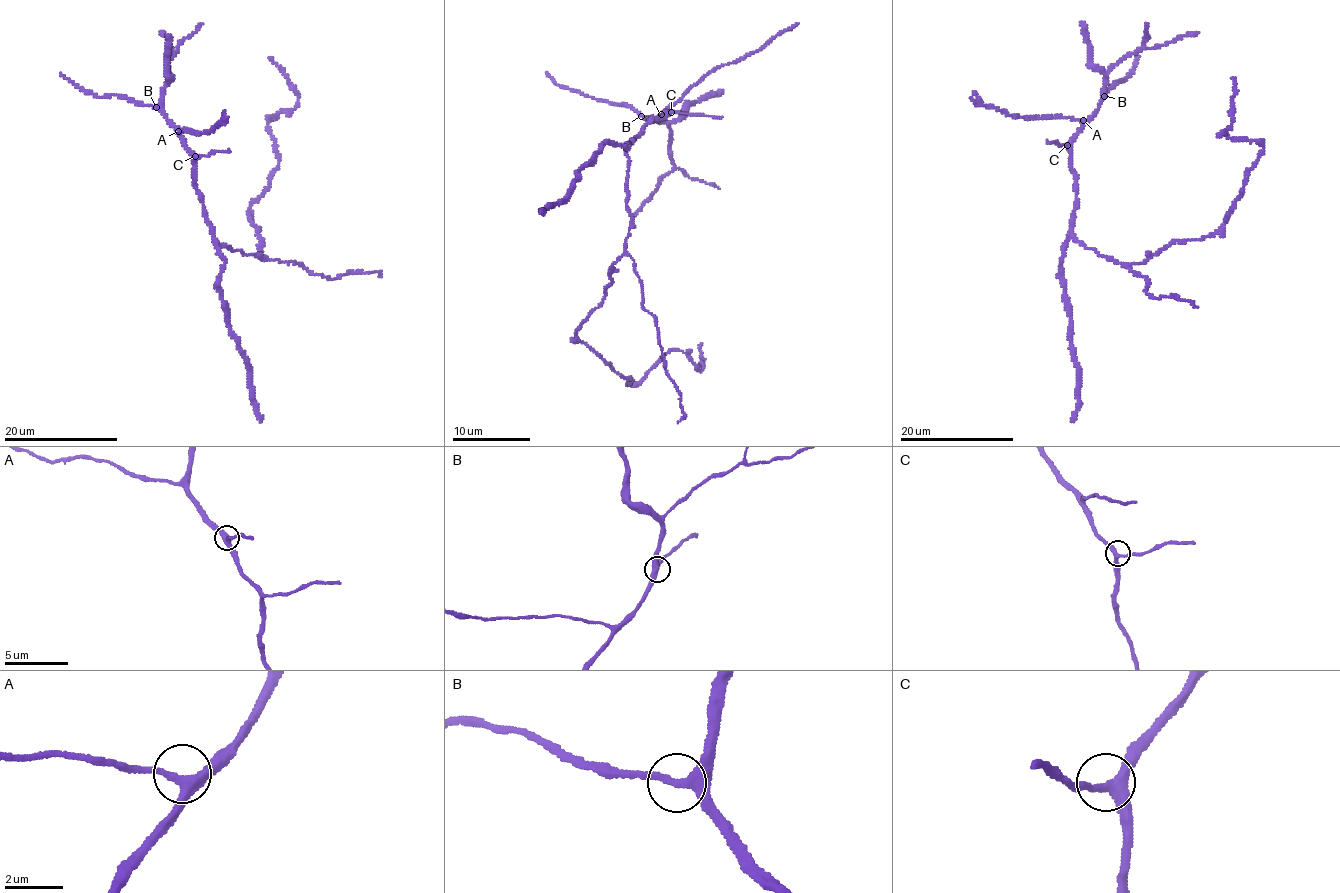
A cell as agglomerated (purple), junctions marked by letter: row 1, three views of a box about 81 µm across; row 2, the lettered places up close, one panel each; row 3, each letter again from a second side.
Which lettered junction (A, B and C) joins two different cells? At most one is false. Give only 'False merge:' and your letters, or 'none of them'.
False merge: none of them

